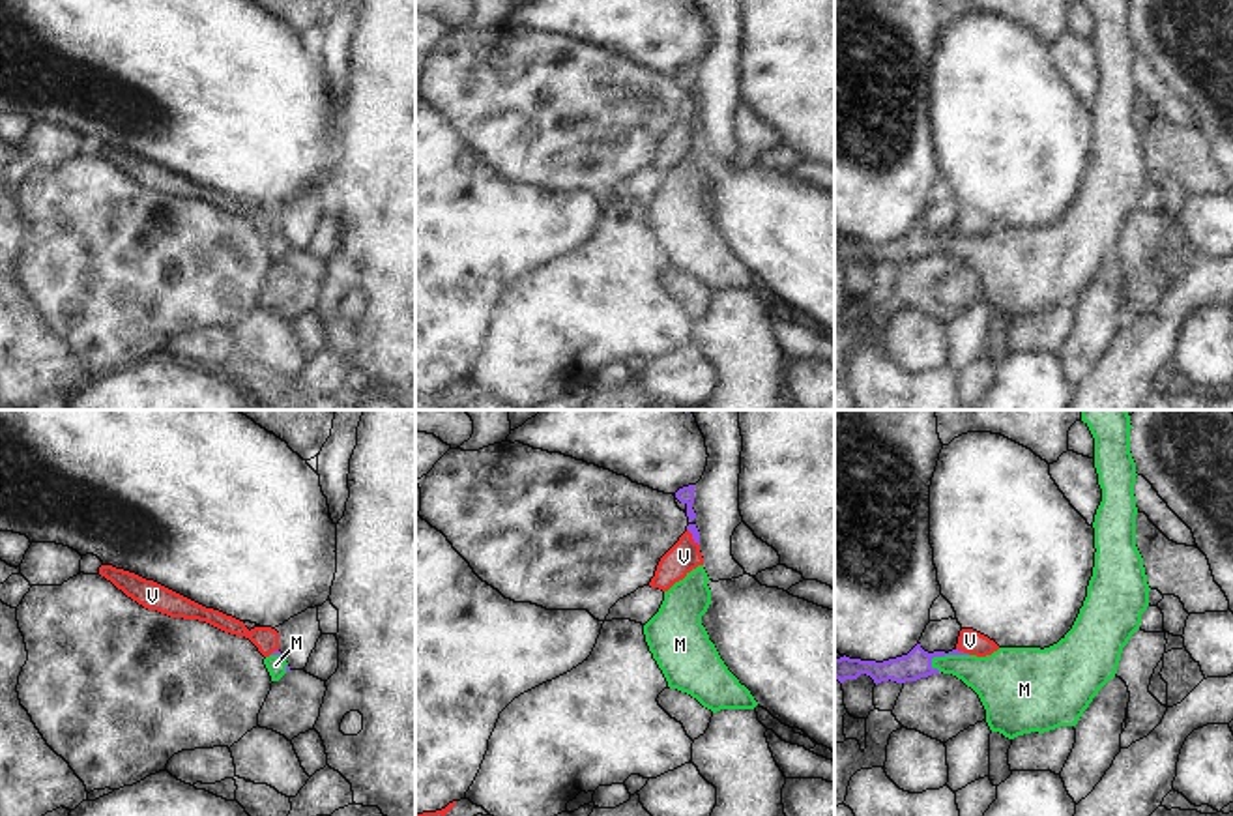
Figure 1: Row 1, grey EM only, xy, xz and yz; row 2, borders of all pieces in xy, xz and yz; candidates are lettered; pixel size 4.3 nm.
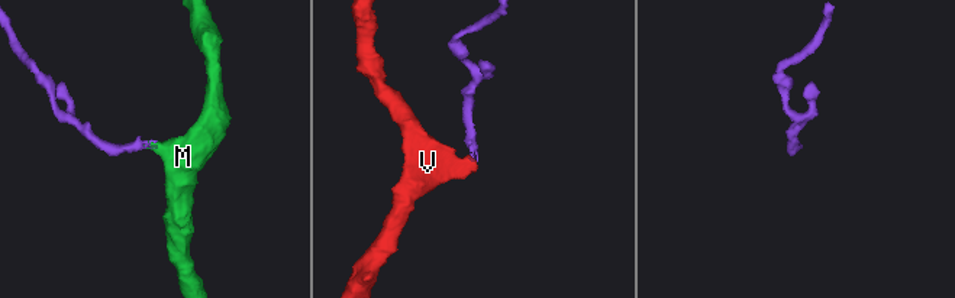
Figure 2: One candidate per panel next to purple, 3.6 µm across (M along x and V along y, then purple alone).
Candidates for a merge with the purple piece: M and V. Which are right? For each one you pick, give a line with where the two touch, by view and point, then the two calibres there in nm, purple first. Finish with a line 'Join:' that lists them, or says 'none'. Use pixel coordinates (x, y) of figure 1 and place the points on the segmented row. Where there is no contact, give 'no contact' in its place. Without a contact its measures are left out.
M: meets purple in yz at (945, 654); 120 nm thick on the purple side, 220 nm on the other
Join: M

